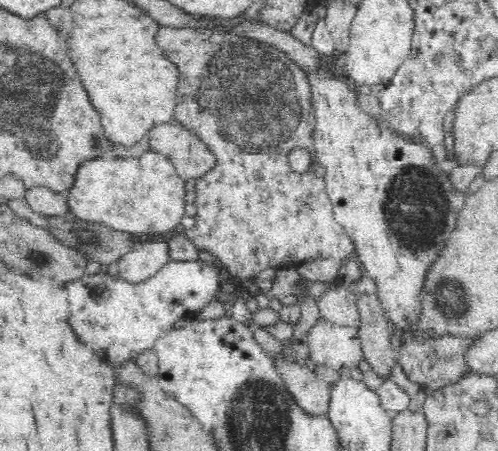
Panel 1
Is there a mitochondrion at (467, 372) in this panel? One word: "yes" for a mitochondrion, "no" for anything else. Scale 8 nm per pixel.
no

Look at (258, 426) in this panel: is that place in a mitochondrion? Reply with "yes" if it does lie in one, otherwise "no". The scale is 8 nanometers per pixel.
yes

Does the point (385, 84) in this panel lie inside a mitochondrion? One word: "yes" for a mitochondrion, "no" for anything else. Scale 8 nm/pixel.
no

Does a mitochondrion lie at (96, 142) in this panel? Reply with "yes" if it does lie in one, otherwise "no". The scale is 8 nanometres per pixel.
no

